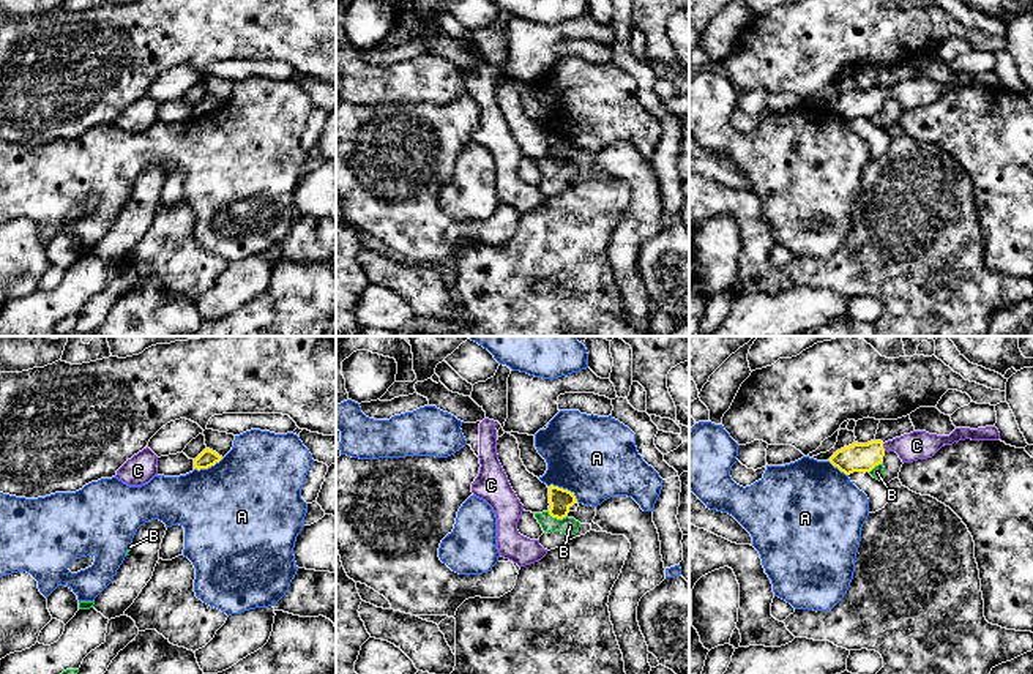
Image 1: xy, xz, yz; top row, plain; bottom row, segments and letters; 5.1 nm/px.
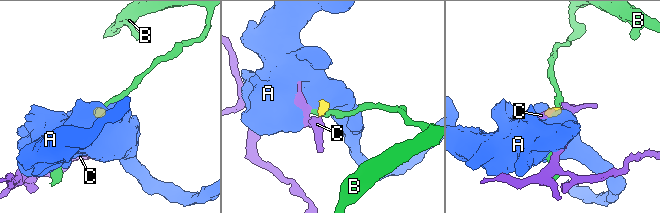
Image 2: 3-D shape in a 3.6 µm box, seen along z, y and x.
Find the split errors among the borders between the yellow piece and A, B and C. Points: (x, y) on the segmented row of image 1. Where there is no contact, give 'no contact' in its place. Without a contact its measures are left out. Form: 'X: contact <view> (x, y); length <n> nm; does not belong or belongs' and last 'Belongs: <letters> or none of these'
A: contact xz (562, 488); length 180 nm; does not belong
B: contact xz (557, 518); length 110 nm; does not belong
C: contact yz (882, 447); length 40 nm; belongs
Belongs: C

